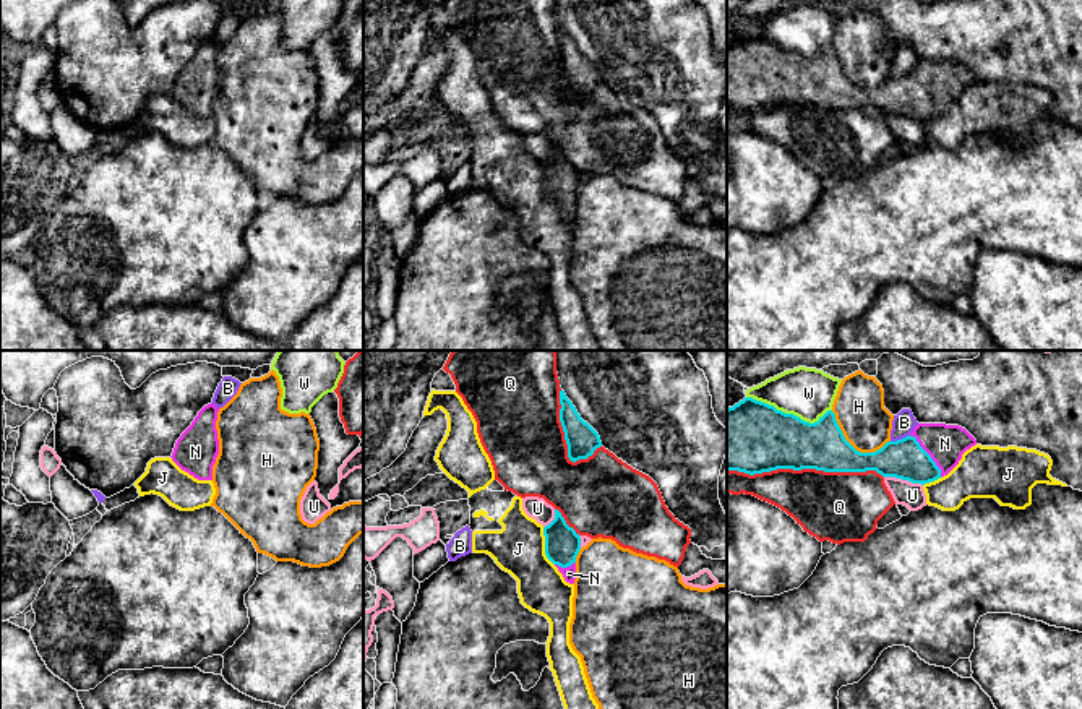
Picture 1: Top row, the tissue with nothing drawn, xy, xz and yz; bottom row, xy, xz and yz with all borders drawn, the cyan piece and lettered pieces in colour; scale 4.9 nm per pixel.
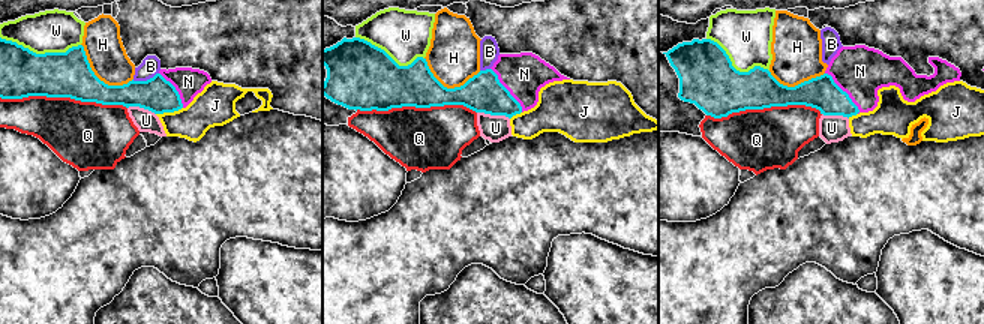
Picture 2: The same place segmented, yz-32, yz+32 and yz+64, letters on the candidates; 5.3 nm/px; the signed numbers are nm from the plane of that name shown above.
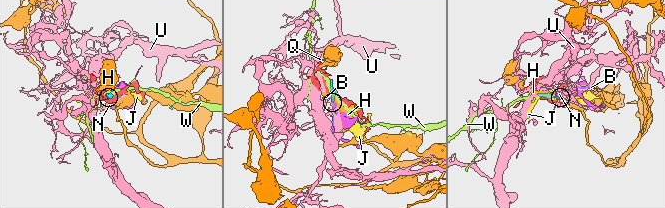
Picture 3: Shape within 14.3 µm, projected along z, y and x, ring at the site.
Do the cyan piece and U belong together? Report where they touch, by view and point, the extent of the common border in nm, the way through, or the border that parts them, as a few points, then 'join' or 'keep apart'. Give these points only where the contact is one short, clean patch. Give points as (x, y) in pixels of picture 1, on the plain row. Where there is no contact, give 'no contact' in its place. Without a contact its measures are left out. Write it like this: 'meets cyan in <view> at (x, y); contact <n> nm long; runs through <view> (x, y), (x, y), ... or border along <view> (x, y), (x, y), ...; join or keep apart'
meets cyan in yz at (904, 116); contact 200 nm long; border along yz (884, 112), (907, 116), (922, 122); keep apart

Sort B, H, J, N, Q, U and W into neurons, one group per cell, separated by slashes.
B Q / H / J / N / U / W

